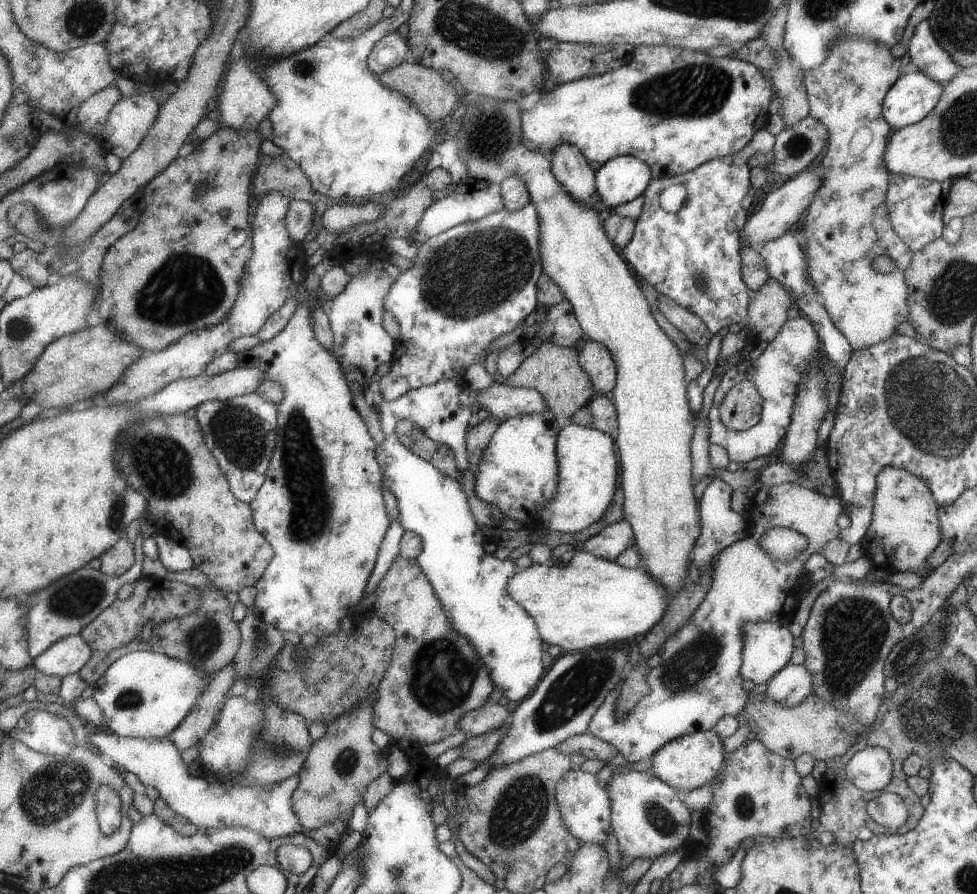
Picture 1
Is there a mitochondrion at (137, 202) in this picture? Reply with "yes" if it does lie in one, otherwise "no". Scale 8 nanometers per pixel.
no

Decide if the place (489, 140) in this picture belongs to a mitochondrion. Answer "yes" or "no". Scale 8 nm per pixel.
yes

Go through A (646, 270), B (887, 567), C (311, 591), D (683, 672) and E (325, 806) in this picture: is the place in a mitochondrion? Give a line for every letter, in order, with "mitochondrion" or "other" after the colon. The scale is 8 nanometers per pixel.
A: other
B: other
C: other
D: mitochondrion
E: other

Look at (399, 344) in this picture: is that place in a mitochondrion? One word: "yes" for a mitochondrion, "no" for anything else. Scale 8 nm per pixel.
no

